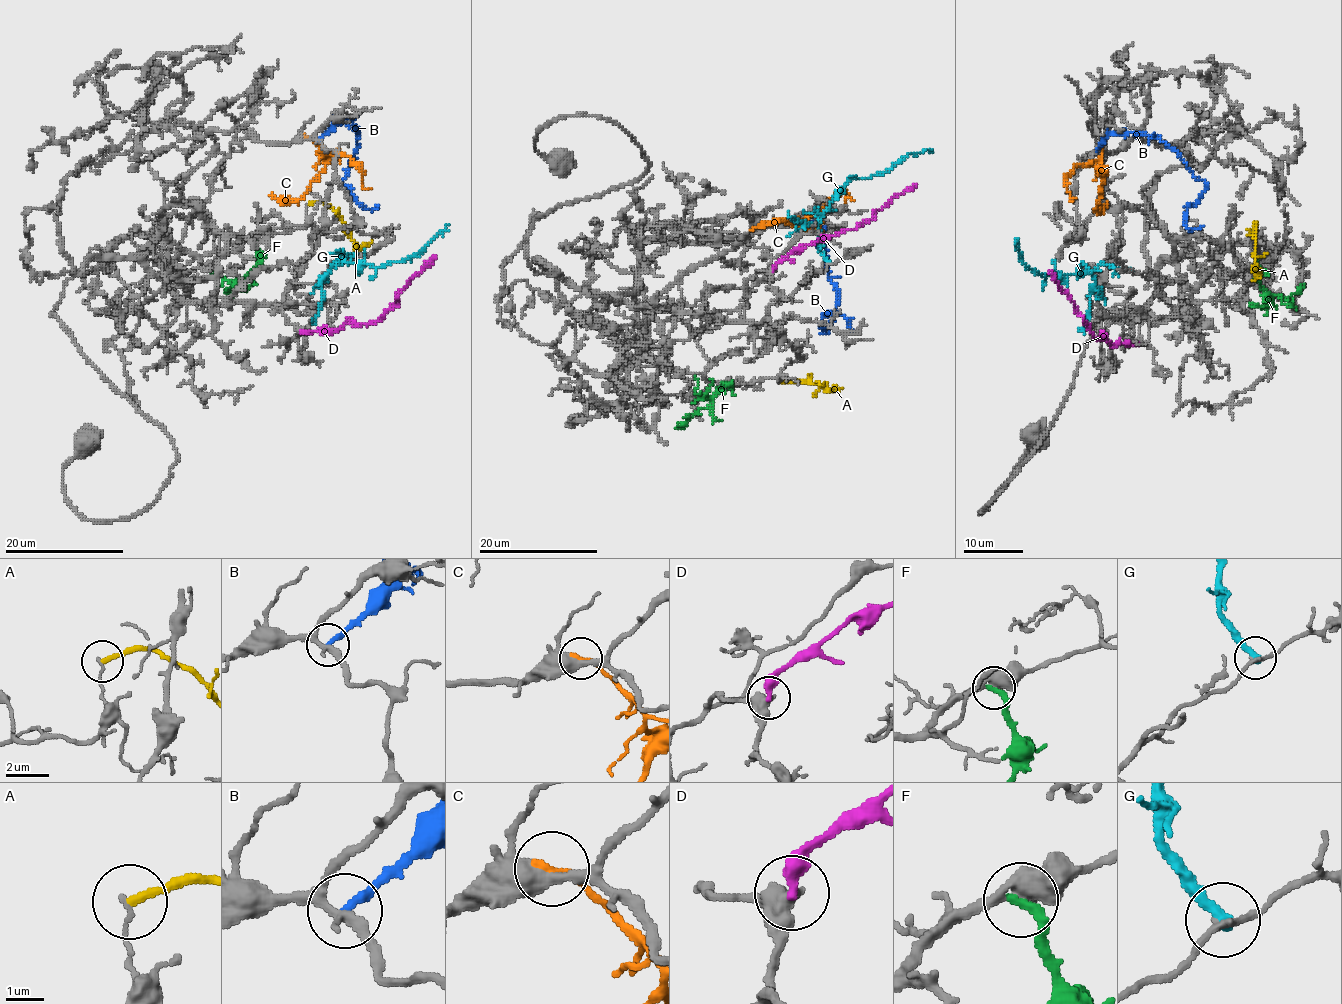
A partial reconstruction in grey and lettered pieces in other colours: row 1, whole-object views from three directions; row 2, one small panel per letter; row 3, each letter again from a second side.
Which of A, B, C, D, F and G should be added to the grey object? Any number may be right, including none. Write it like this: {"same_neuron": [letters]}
{"same_neuron": ["F"]}

